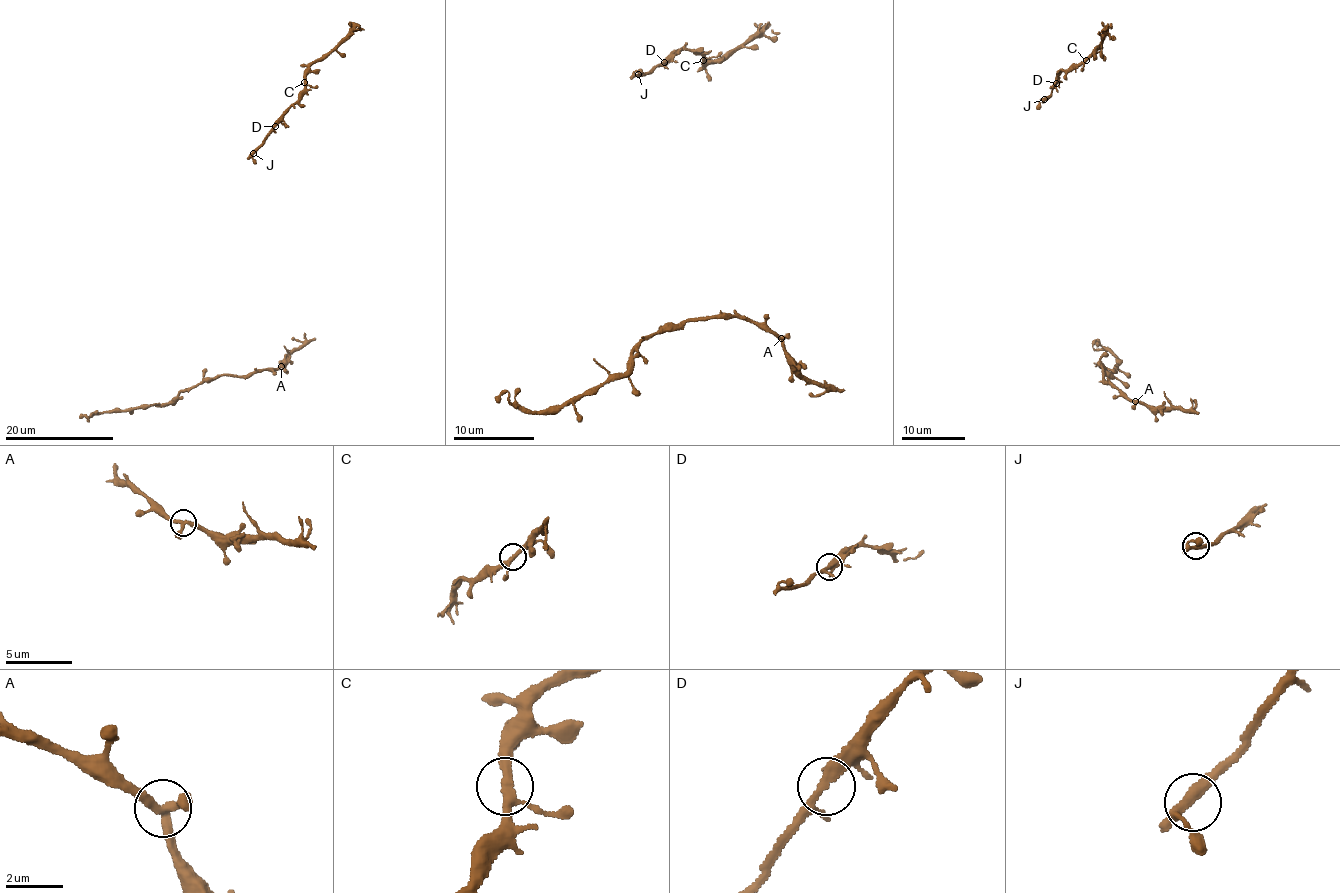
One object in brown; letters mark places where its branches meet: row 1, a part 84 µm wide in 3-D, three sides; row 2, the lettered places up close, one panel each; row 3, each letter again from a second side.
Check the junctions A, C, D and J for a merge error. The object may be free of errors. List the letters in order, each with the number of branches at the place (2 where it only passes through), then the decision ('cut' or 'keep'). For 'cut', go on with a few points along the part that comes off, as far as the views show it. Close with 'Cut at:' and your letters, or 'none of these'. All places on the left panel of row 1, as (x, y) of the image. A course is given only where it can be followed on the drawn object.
A: branches 3; keep
C: branches 3; keep
D: branches 3; keep
J: branches 3; keep
Cut at: none of these

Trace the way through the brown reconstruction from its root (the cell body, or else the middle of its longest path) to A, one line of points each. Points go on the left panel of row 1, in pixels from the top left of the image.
A: (255, 368), (275, 370), (281, 366)

